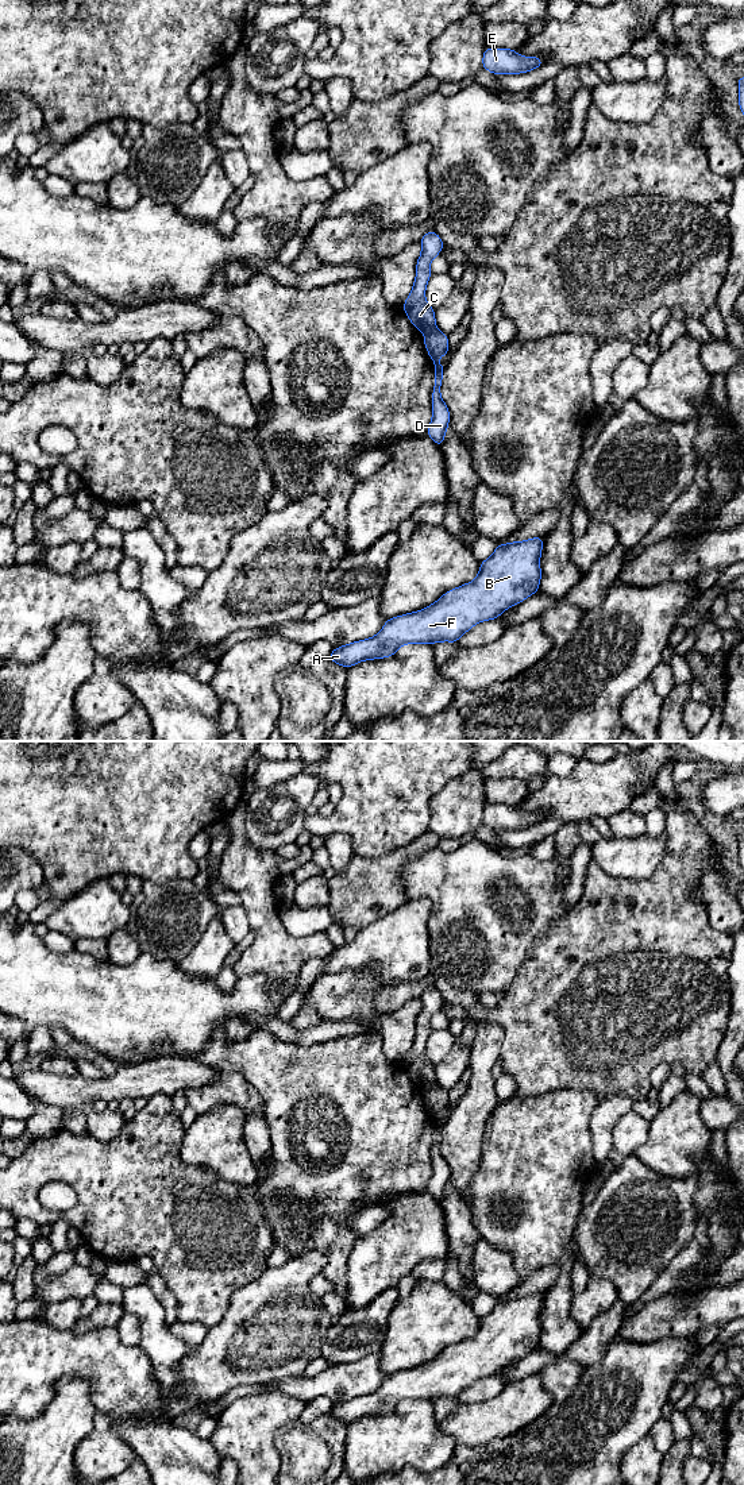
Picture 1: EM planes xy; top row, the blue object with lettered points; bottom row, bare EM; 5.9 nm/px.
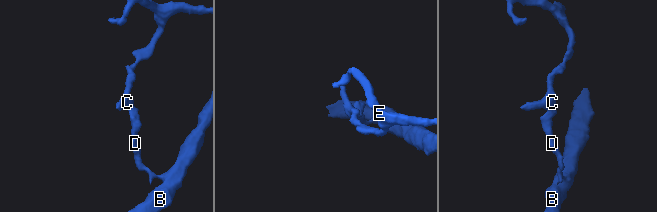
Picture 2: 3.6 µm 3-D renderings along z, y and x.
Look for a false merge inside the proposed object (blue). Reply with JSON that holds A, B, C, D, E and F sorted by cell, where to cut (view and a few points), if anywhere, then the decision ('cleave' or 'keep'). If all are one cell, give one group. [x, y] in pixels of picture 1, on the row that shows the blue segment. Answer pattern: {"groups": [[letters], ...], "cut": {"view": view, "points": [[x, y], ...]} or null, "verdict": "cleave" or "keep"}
{"groups": [["A", "B", "D", "F"], ["C", "E"]], "cut": {"view": "xy", "points": [[434, 326], [424, 332]]}, "verdict": "cleave"}

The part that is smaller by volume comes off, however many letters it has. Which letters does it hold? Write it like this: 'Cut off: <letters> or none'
Cut off: C, E

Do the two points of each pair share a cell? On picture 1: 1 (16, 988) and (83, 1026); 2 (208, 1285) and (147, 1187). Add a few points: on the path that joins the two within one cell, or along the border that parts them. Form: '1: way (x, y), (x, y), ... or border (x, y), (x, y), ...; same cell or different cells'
1: way (33, 988), (45, 988), (66, 1010); same cell
2: way (181, 1266), (147, 1230), (147, 1214); same cell

